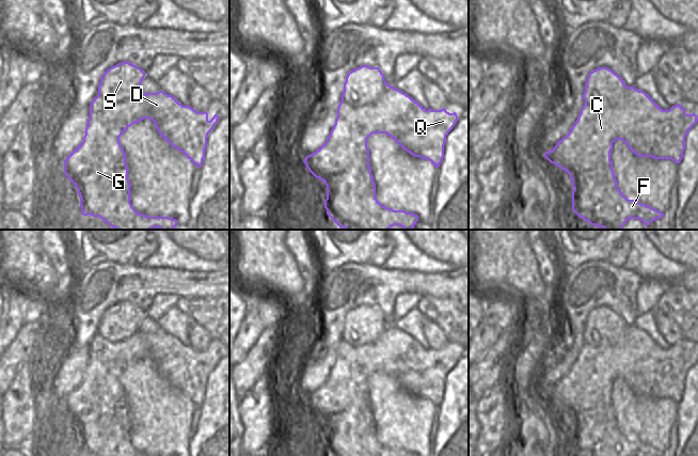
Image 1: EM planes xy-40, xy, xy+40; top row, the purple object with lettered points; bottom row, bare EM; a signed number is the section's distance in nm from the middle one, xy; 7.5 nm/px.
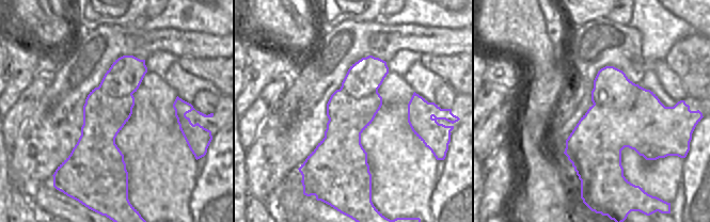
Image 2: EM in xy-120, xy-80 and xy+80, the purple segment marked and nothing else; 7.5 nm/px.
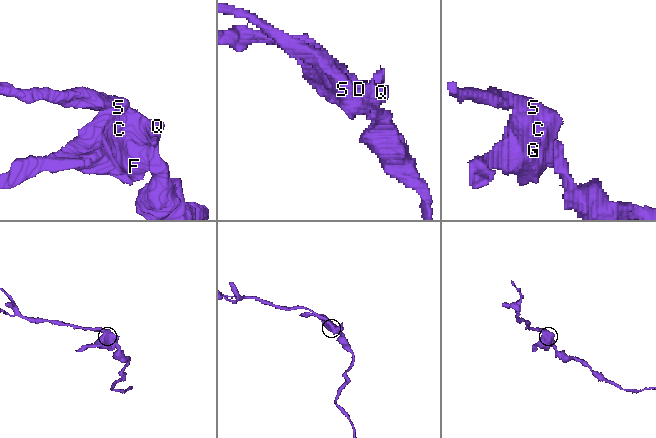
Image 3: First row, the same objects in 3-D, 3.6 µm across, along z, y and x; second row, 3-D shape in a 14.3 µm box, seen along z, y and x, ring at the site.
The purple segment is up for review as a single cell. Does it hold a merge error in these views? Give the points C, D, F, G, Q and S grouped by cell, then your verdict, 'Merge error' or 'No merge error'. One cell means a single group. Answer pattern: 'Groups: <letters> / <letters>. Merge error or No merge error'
Groups: C F G / D Q S. Merge error.

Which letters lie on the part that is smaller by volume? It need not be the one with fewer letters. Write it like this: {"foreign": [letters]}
{"foreign": ["C", "F", "G"]}

